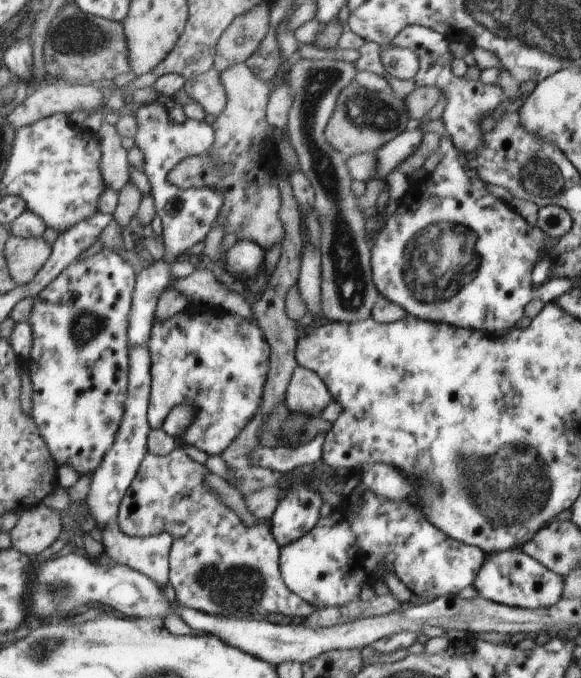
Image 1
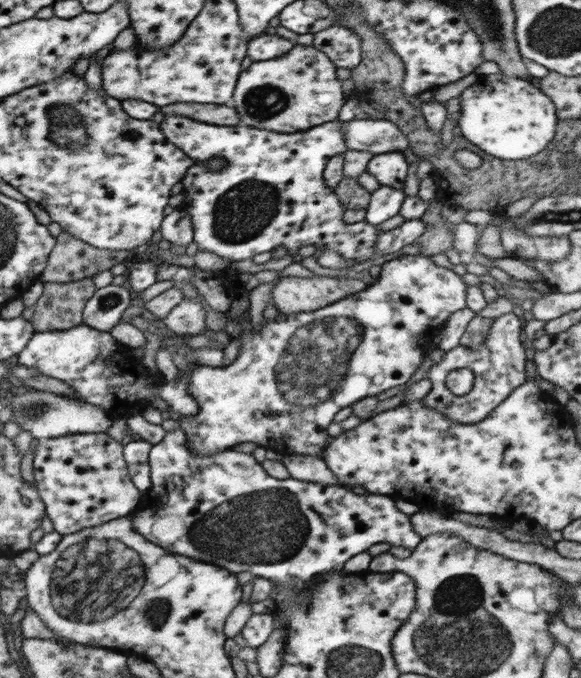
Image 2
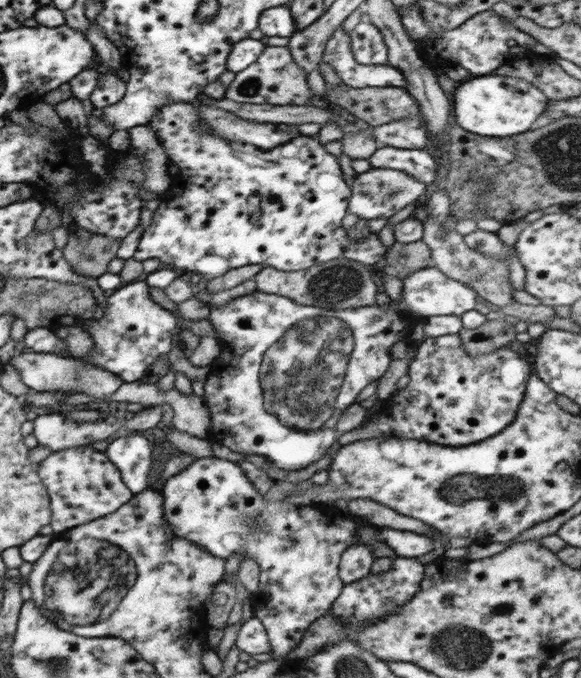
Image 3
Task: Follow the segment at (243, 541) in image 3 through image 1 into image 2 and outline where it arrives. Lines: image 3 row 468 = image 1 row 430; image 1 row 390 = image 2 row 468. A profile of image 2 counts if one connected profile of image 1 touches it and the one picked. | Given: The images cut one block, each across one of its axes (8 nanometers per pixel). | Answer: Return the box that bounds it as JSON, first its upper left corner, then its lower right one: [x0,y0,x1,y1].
[133,426,422,593]

